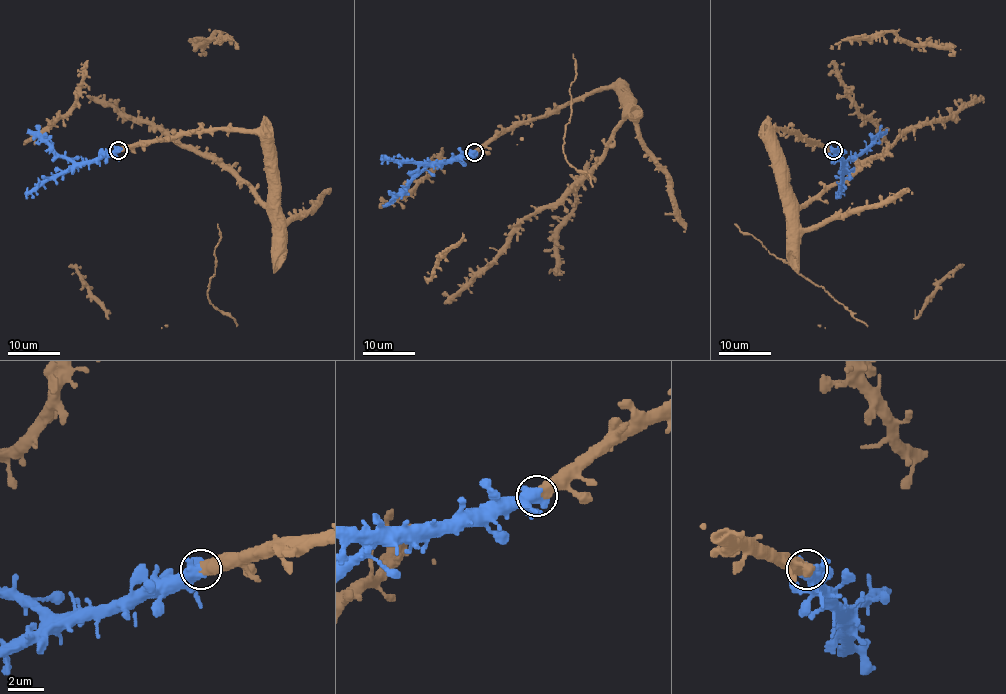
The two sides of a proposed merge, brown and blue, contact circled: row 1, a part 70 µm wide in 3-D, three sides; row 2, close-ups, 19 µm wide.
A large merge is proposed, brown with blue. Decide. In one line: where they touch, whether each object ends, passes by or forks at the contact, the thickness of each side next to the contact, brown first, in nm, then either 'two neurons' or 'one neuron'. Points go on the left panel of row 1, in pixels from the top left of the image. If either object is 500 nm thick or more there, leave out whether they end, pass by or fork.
at (118, 150); 550 nm thick on the brown side, 550 nm on the other; one neuron

